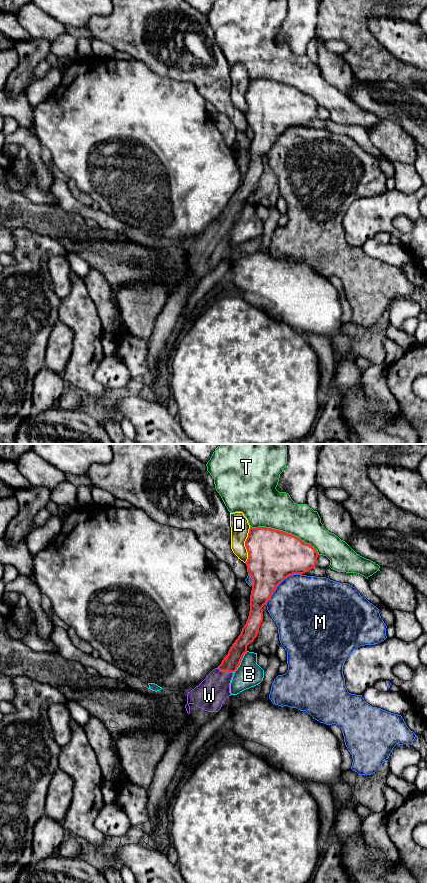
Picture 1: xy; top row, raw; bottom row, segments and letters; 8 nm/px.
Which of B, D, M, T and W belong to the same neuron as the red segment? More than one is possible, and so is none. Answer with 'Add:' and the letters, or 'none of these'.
Add: W

